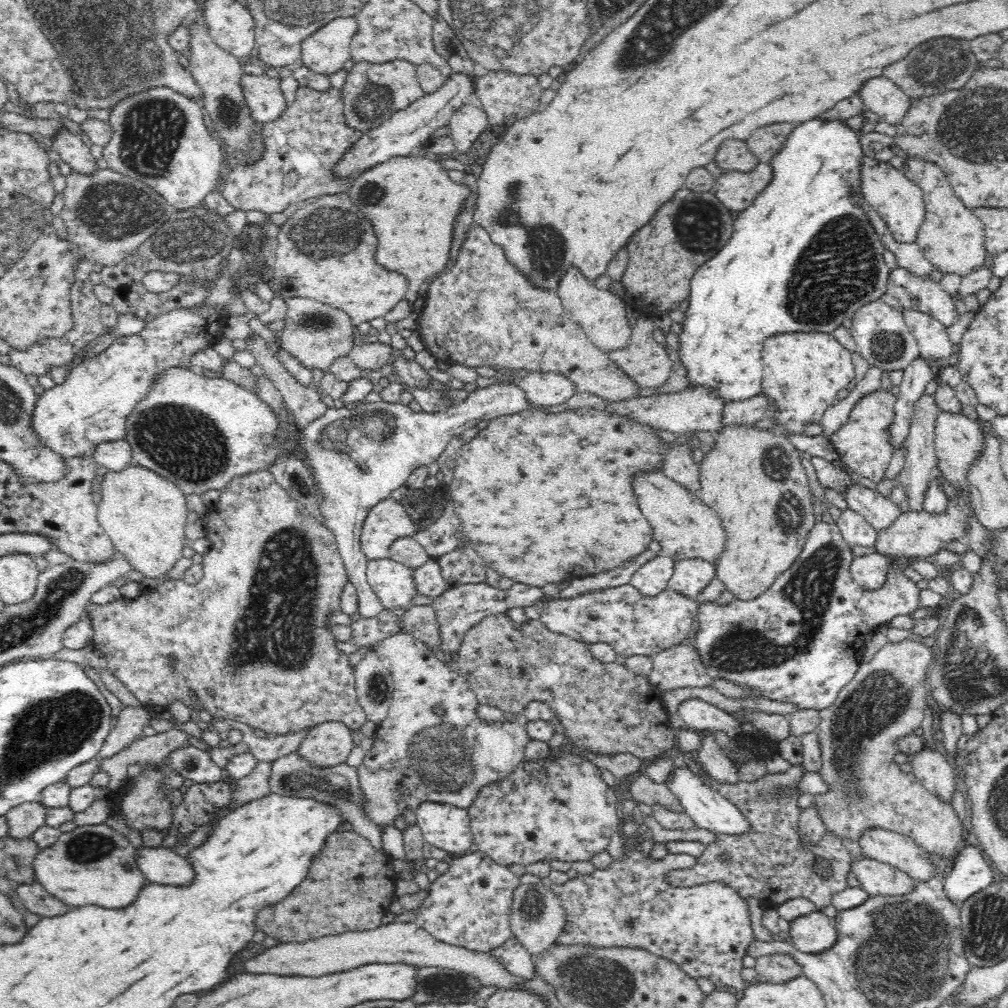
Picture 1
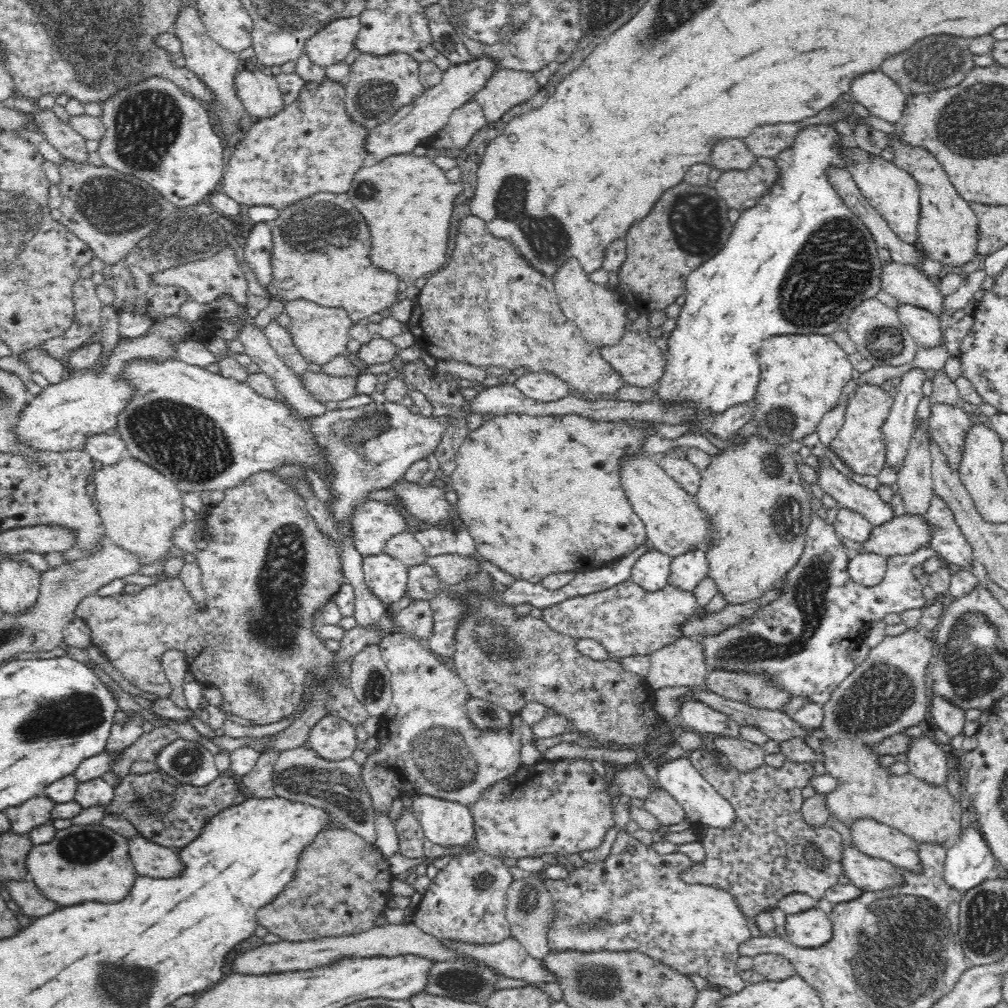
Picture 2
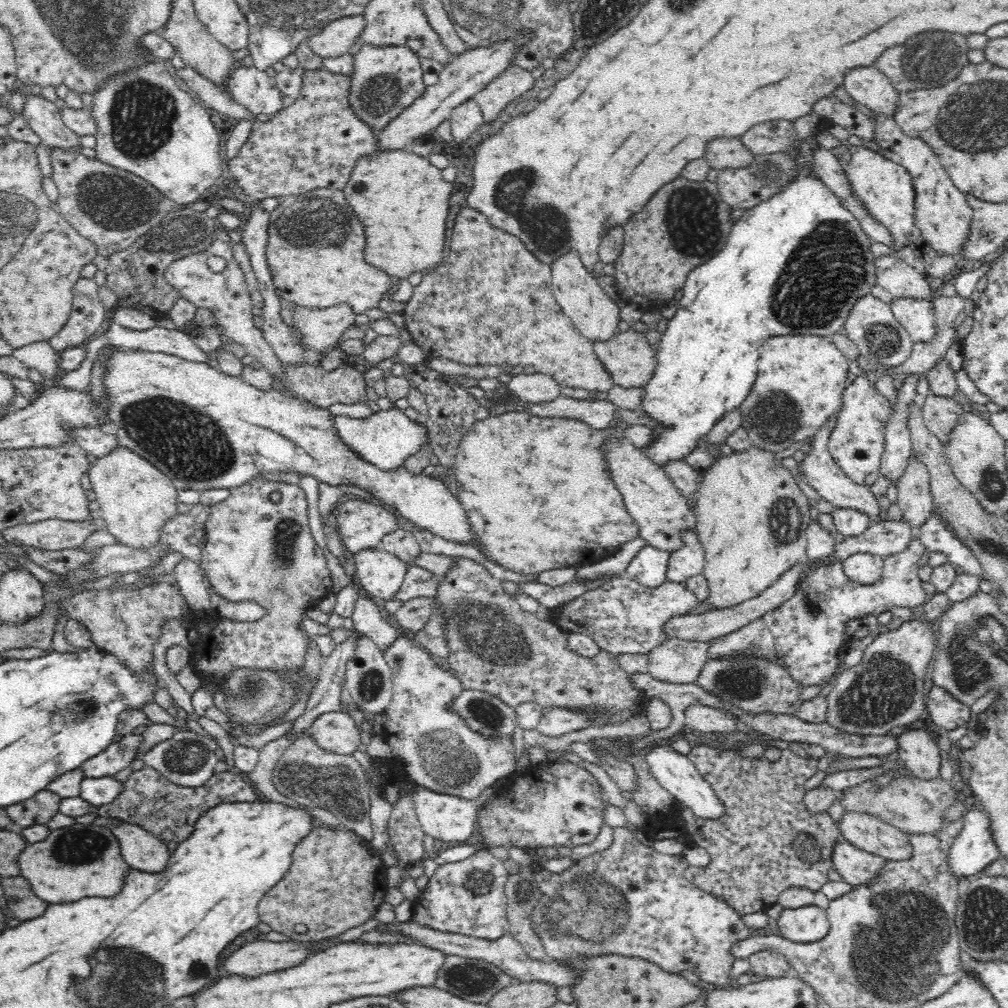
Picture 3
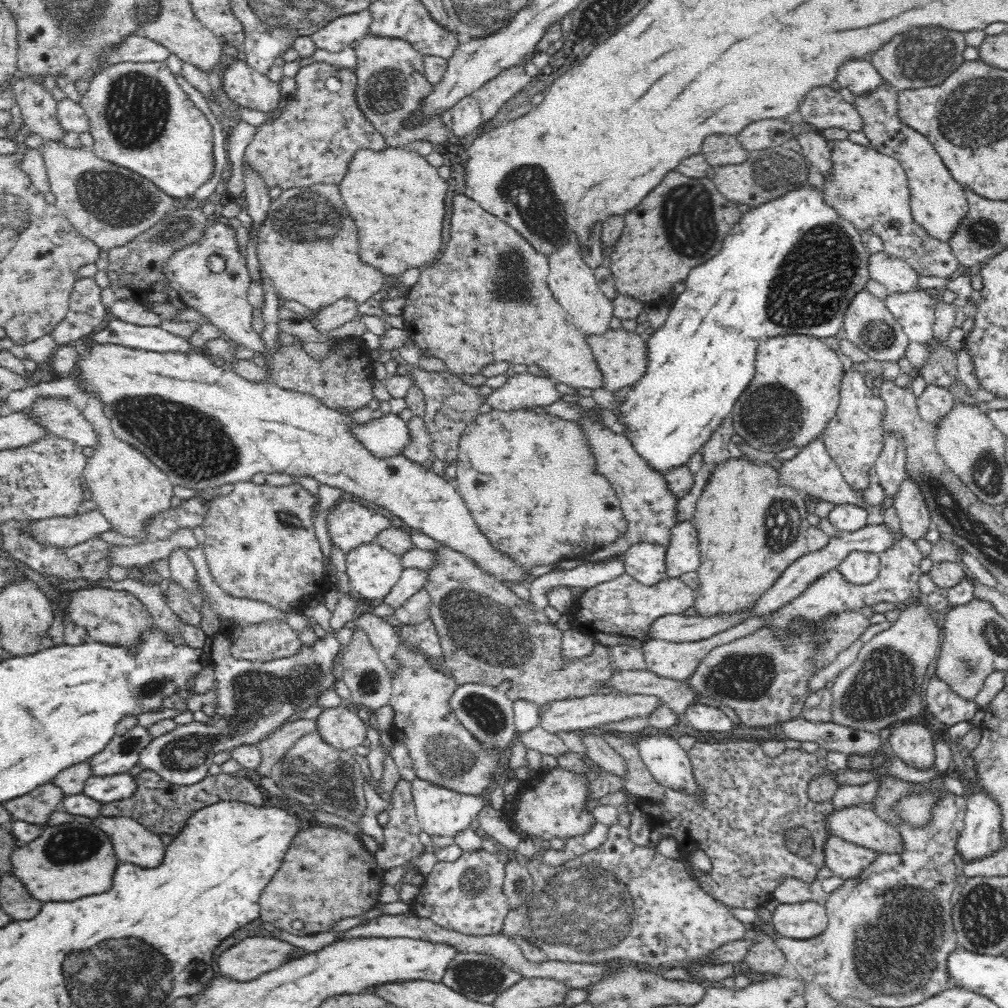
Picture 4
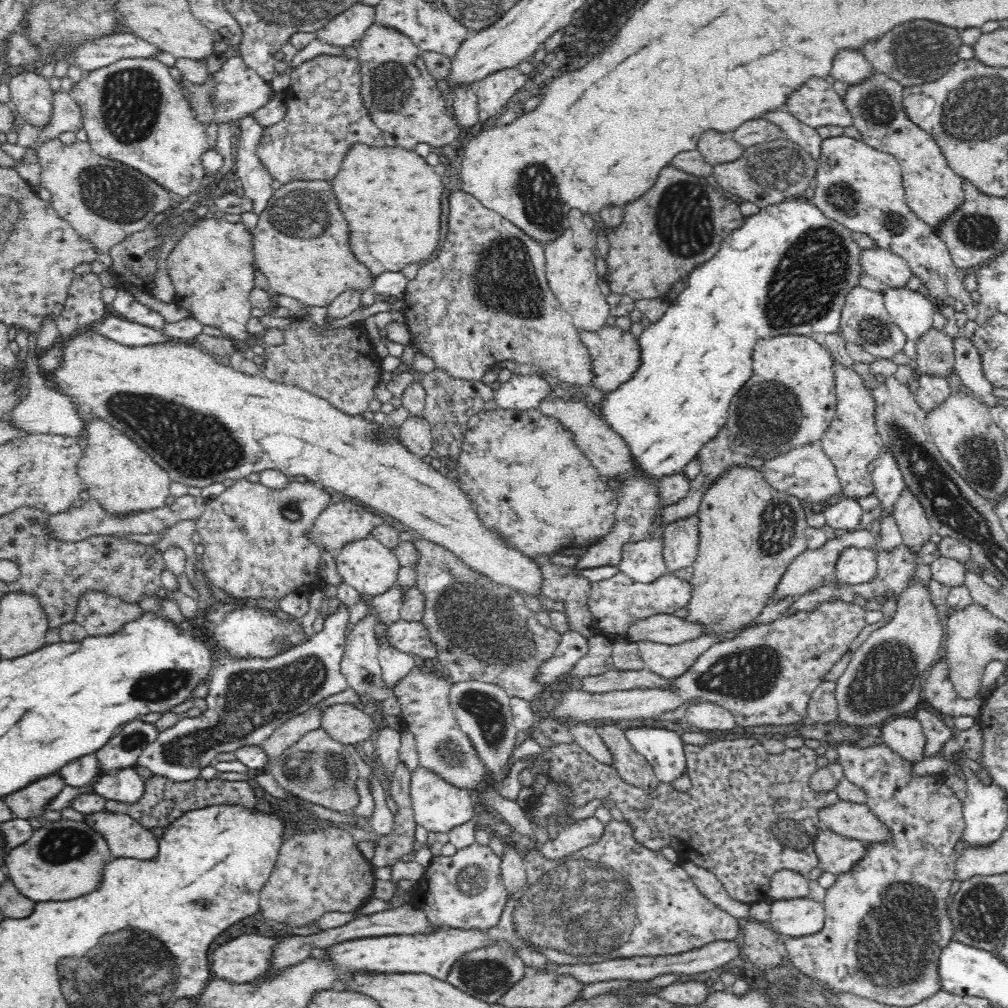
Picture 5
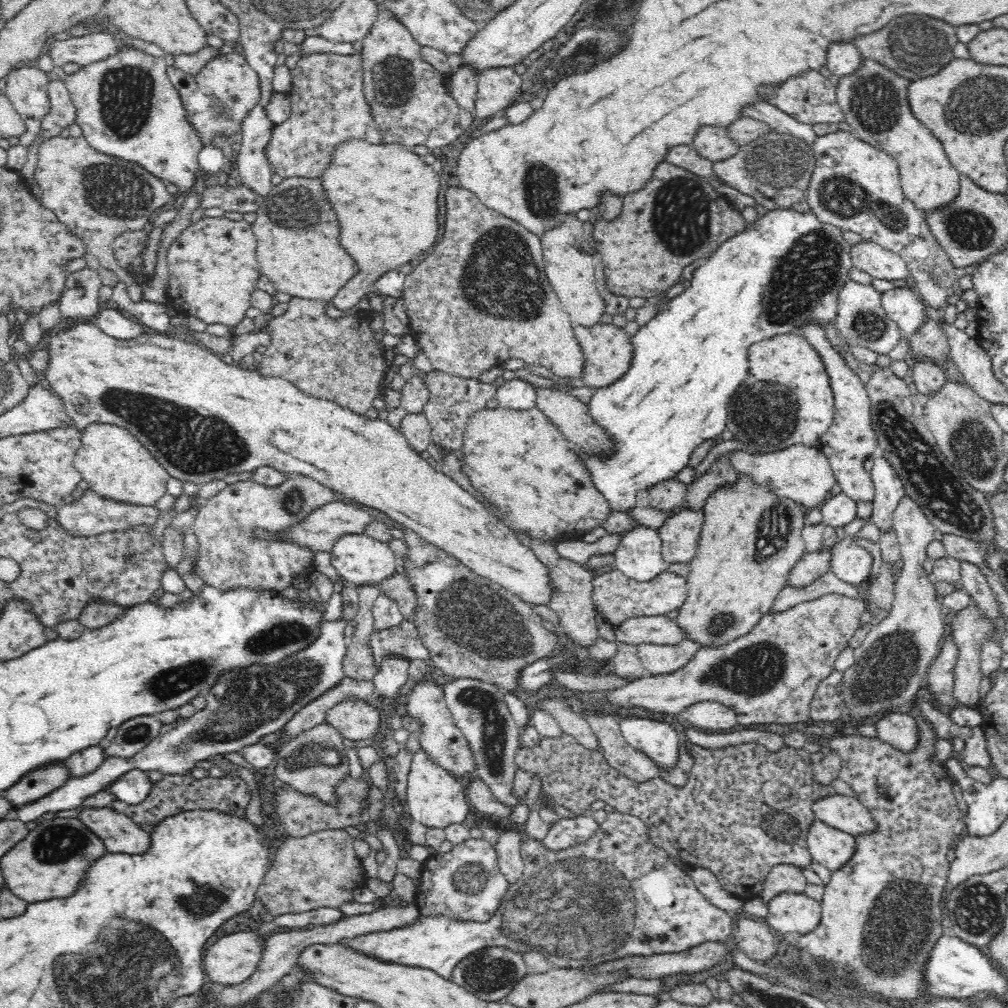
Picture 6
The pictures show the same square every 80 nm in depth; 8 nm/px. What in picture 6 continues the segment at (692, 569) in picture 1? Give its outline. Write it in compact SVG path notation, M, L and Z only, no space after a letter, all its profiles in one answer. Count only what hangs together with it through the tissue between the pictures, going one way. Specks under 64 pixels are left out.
M678 510L666 524L658 529L661 538L661 555L666 563L688 564L698 550L704 514L701 511Z

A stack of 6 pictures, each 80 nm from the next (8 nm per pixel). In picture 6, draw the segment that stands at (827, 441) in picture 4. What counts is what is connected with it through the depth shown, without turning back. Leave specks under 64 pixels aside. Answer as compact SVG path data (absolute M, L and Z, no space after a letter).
M816 323L805 324L800 329L802 335L814 346L822 356L826 371L830 375L830 385L834 394L833 424L820 438L818 448L828 458L835 479L841 492L857 503L874 500L875 488L871 473L864 469L864 461L878 457L878 437L872 426L872 410L870 396L860 378L848 367L844 359L834 351L832 344L826 339L826 332Z

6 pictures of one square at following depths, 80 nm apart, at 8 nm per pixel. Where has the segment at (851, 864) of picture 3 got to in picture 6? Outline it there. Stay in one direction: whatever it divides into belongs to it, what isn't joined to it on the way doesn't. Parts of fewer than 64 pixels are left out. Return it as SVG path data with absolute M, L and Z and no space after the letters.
M816 819L809 828L807 843L815 862L829 871L838 872L856 854L856 839Z

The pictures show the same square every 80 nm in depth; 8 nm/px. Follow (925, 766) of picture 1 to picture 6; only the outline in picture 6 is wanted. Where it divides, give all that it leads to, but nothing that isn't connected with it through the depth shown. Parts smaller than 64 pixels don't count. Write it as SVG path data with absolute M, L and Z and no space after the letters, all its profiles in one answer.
M907 711L884 714L875 724L877 738L898 750L911 753L919 743L917 720Z

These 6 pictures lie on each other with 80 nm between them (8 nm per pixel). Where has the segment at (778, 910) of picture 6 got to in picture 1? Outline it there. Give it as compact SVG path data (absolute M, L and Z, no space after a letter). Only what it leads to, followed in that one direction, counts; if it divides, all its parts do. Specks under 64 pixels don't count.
M814 911L808 916L796 918L790 923L792 929L787 935L789 941L806 954L829 951L837 943L836 922L830 920L822 911Z

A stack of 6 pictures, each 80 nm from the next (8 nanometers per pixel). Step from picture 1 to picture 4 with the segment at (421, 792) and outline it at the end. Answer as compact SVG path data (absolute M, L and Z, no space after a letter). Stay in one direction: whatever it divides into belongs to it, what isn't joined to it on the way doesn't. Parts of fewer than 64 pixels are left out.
M399 644L395 651L398 670L391 676L391 699L389 705L393 710L391 727L388 729L394 742L403 743L412 759L412 769L416 777L464 795L478 796L485 792L494 778L497 778L507 767L510 748L488 748L484 746L452 713L450 697L458 688L454 678L448 677L431 667L426 655Z

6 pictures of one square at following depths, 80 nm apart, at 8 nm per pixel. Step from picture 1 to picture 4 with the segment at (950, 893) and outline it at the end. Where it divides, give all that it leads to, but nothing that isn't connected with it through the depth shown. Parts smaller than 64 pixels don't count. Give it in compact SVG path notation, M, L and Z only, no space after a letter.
M969 788L964 830L958 837L955 851L965 864L974 864L994 856L1002 847L998 803L984 791Z

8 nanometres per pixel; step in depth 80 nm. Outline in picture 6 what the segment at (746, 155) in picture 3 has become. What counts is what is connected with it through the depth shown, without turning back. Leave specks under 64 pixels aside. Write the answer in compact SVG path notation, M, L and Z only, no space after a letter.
M705 126L694 138L693 147L713 163L733 157L741 145L730 138L727 128Z

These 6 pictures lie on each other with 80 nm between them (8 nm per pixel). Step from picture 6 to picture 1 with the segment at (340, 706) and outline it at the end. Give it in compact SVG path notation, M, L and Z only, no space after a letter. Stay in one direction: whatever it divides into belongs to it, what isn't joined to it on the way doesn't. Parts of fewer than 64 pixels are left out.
M342 722L320 723L308 730L296 753L318 769L342 764L355 746L352 734Z

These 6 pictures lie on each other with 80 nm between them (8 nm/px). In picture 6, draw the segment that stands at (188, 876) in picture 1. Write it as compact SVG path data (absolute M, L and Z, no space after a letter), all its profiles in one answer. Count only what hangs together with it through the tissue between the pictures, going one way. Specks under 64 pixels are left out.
M110 806L79 809L78 818L103 840L110 854L136 856L150 852L151 834Z

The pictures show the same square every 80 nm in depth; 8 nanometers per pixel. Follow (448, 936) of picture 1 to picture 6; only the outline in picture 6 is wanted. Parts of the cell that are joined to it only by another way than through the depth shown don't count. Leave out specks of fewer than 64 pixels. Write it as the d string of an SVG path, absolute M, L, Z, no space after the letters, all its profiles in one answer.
M486 839L468 840L454 845L452 852L430 856L418 879L416 906L423 917L450 918L457 922L488 922L497 914L509 883L498 865L498 855Z

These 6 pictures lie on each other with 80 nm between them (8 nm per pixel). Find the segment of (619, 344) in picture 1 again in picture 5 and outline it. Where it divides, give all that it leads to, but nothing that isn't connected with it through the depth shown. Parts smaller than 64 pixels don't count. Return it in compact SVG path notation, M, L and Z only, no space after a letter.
M566 230L562 236L556 237L545 246L547 281L551 291L572 317L574 326L580 331L596 332L606 326L606 319L611 315L606 297L602 295L598 284L598 276L594 263L595 258L584 256L576 248L572 230Z

